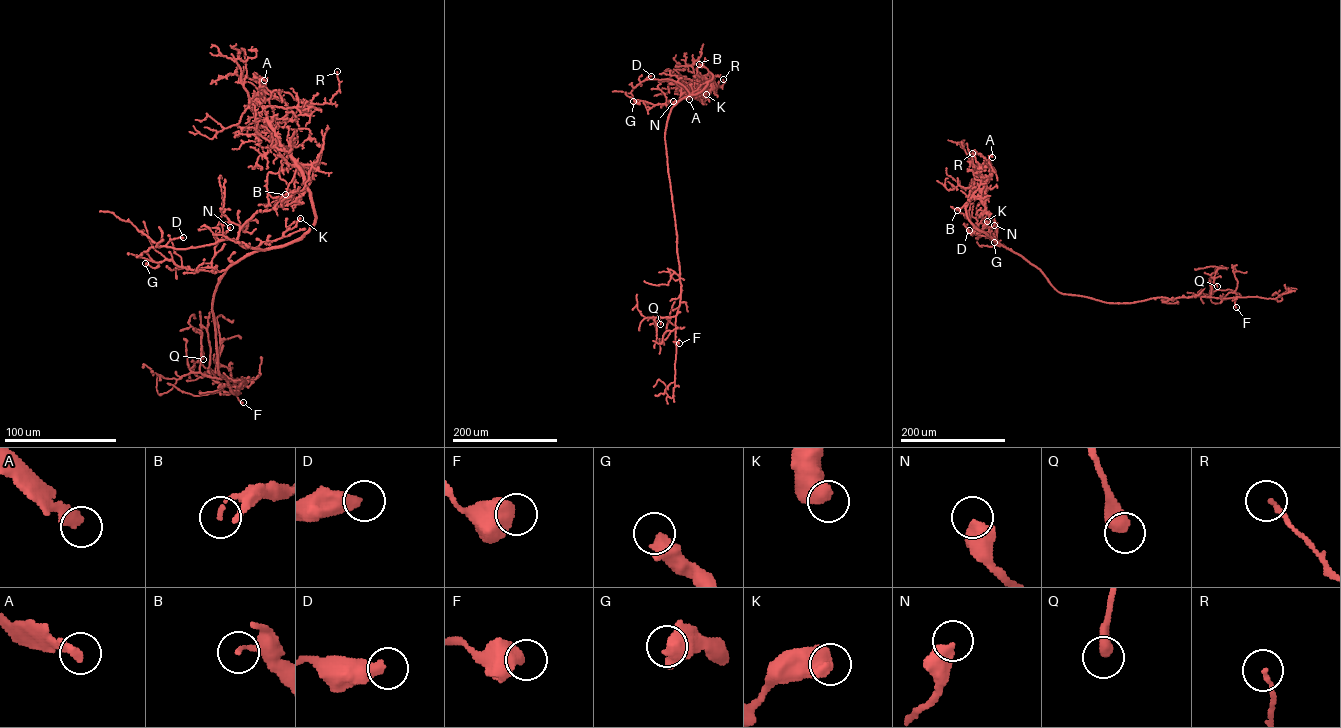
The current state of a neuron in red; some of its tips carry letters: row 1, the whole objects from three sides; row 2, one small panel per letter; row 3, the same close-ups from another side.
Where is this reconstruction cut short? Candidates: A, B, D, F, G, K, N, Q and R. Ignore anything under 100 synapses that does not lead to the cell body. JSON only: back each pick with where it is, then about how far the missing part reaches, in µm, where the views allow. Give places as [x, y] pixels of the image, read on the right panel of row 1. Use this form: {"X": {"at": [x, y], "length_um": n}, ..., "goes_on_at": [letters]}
{"A": {"at": [992, 157], "length_um": 30}, "goes_on_at": ["A"]}

